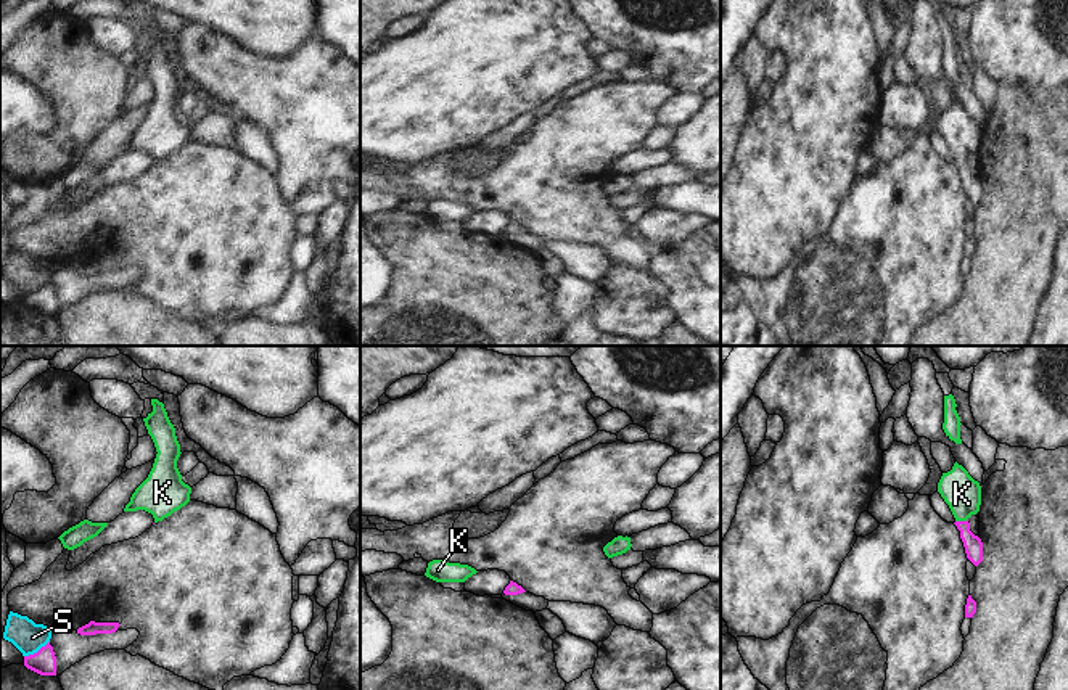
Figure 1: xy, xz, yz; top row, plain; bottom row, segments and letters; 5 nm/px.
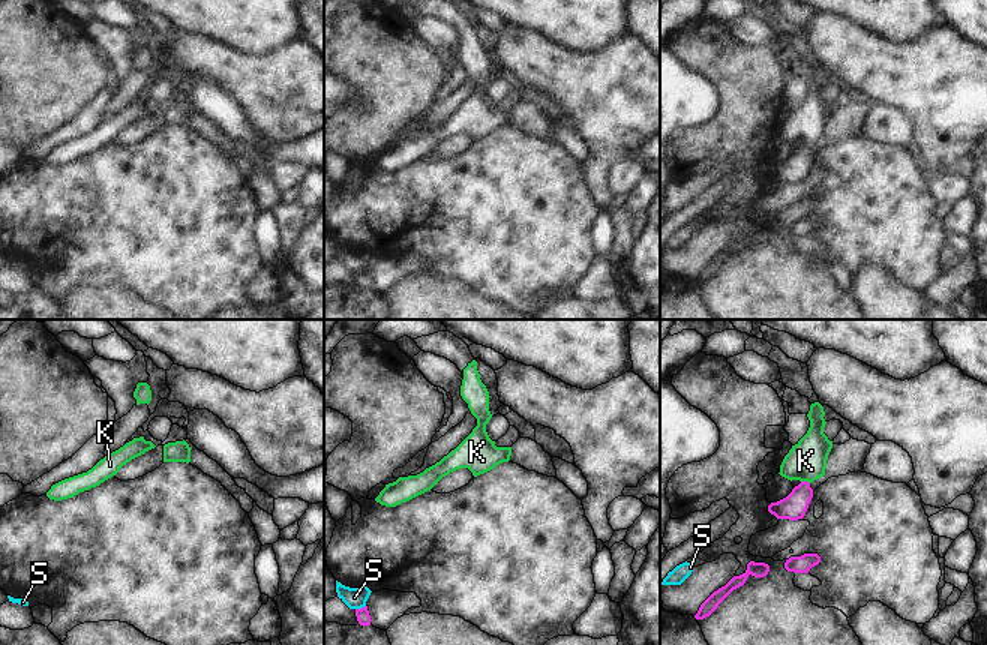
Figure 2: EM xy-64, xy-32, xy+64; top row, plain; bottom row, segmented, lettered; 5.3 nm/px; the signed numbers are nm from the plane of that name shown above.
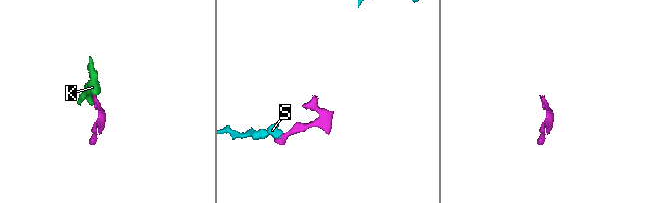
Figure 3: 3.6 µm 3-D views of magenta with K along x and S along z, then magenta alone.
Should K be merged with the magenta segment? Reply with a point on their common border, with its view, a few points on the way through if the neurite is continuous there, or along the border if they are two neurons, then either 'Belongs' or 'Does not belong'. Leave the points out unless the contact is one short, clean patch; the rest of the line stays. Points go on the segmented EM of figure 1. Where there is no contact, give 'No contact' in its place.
Touches magenta at yz (961, 521). Path across: yz (973, 547), (961, 521), (962, 494). Belongs

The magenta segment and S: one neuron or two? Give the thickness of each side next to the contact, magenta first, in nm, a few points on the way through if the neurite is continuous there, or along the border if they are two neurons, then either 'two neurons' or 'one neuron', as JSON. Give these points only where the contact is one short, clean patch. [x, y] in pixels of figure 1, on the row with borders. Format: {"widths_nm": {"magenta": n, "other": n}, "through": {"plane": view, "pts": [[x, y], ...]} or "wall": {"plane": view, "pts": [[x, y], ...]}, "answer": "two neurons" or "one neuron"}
{"widths_nm": {"magenta": 120, "other": 160}, "wall": {"plane": "xy", "pts": [[49, 640], [24, 657]]}, "answer": "two neurons"}

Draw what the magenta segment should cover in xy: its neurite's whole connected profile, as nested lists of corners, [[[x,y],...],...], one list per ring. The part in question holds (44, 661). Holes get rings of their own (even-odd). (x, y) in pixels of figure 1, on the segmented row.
[[[50,642],[37,653],[24,656],[24,666],[40,676],[56,676],[56,656]]]

